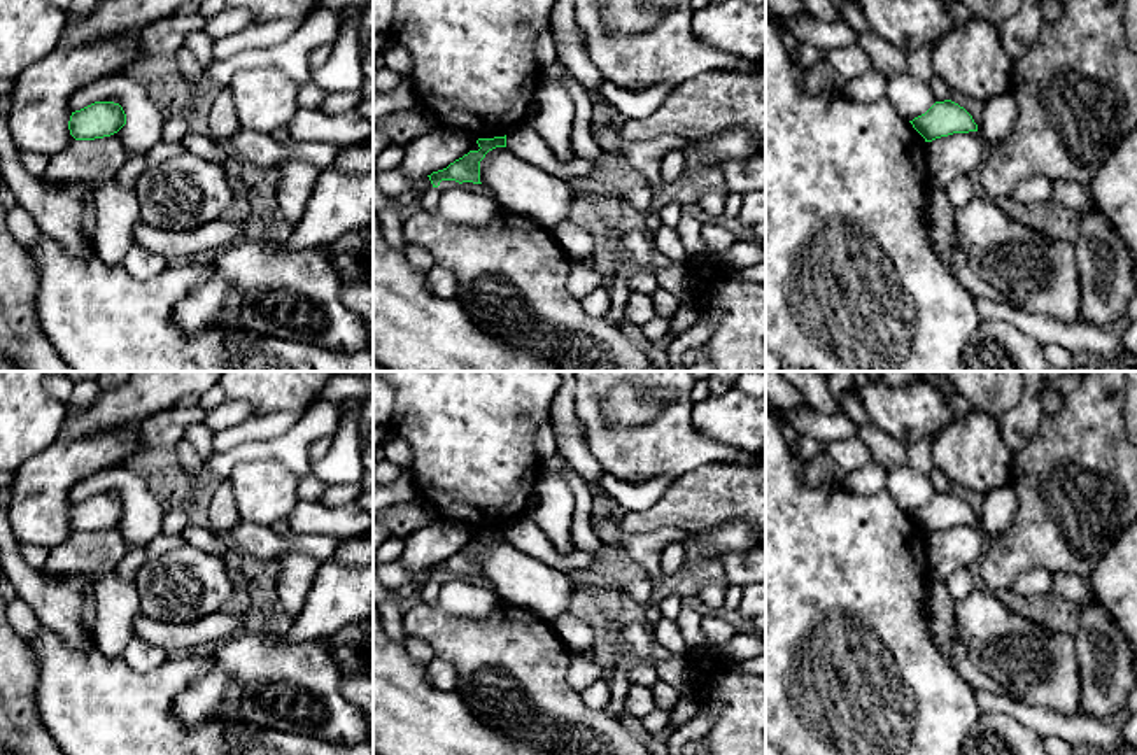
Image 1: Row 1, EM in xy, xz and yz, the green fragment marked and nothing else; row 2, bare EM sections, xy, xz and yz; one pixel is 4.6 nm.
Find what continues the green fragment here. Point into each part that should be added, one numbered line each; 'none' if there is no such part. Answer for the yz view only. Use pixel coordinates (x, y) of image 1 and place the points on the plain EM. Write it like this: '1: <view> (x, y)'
none

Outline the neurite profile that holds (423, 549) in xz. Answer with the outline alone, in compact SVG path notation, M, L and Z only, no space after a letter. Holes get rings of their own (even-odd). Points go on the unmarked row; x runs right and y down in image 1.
M438 520L405 538L405 552L399 564L408 569L424 569L447 561L456 552L470 545L477 536L471 526L464 522Z

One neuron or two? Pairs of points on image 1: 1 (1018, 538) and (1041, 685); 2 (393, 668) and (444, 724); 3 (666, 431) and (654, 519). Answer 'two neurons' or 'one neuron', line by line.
1: two neurons
2: one neuron
3: two neurons

